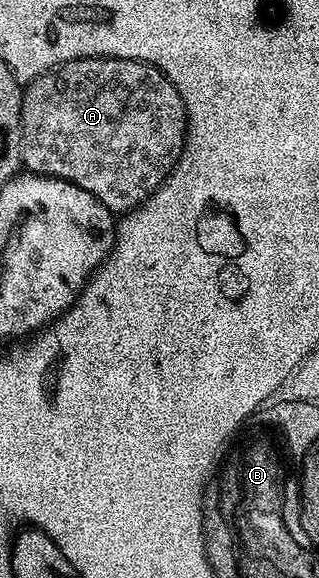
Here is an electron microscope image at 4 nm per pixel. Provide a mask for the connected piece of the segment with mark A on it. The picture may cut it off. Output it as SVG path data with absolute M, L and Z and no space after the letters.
M75 59L39 75L23 88L20 101L22 163L31 174L65 179L94 193L114 213L139 207L172 174L184 151L188 110L164 72L137 59Z

